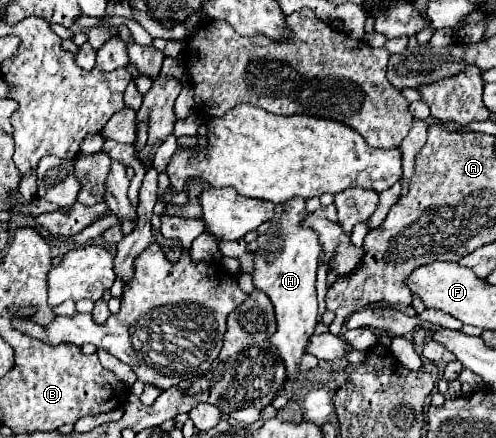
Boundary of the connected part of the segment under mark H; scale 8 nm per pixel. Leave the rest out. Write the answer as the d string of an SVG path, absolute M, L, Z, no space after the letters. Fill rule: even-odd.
M292 199L284 205L284 215L274 221L266 235L258 235L256 249L256 269L252 273L256 289L264 291L276 311L278 329L272 335L270 343L278 349L284 365L286 377L294 379L300 369L300 359L306 353L314 327L318 323L318 303L316 303L316 267L320 255L320 243L316 231L302 229L298 223L304 219L304 199Z

